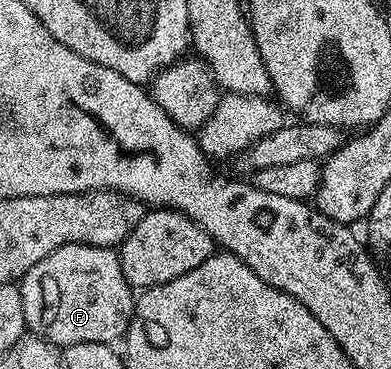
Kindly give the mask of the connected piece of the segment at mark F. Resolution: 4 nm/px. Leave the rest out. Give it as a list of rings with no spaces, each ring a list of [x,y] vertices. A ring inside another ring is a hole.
[[[86,244],[59,246],[59,250],[27,270],[19,287],[28,331],[58,346],[120,341],[133,316],[135,292],[127,278],[123,278],[120,255],[111,248]]]

